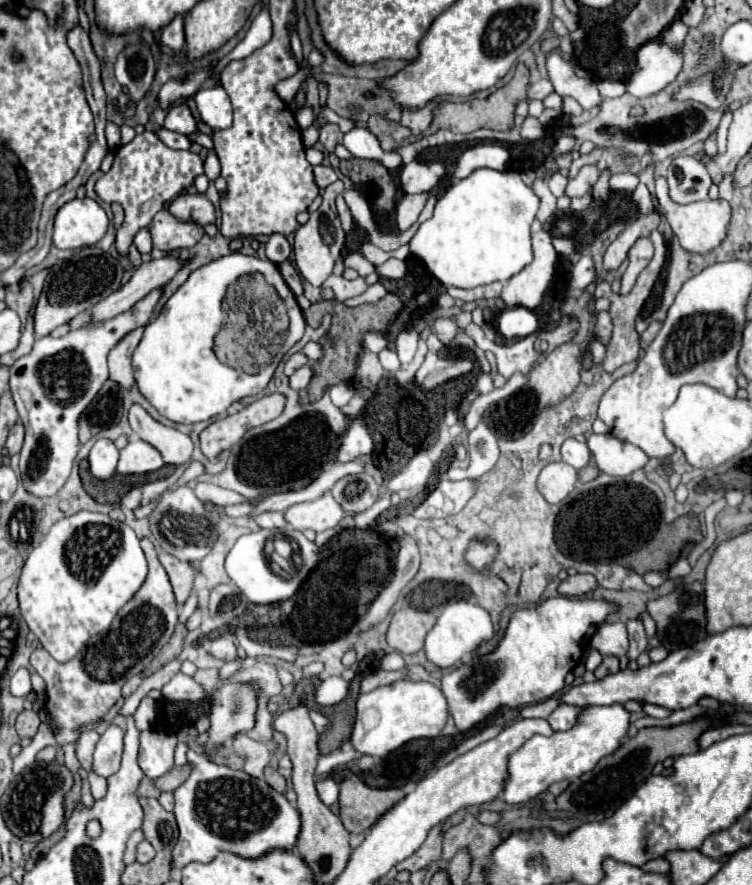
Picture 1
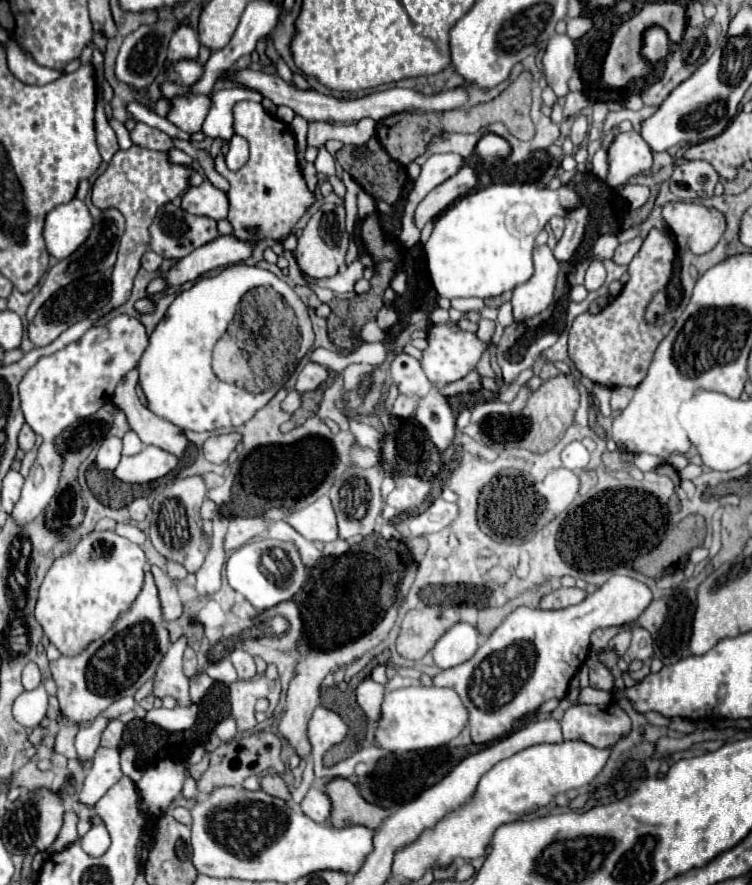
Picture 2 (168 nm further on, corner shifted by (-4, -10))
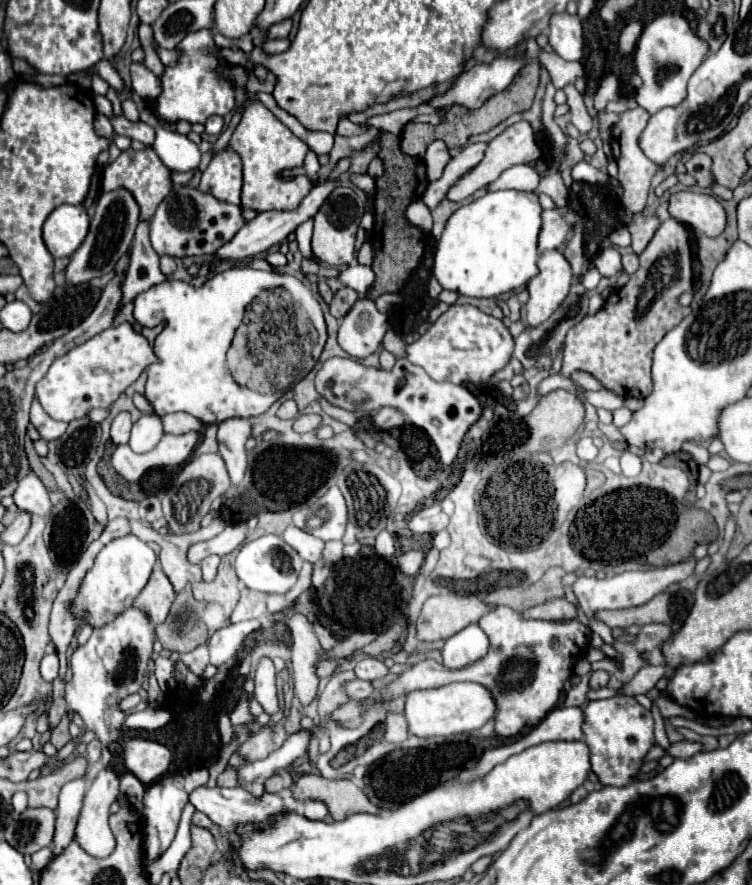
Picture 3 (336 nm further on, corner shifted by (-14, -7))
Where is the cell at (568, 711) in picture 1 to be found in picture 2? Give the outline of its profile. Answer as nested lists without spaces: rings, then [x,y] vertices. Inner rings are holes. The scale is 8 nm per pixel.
[[[610,702],[604,706],[590,706],[590,704],[570,706],[560,724],[562,724],[564,740],[582,740],[594,748],[614,748],[618,740],[622,740],[632,732],[632,720],[620,708],[618,702]]]

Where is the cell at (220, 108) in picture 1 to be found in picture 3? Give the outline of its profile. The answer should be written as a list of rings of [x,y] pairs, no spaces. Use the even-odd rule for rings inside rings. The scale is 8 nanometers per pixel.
[[[214,115],[214,117],[210,117],[210,119],[204,123],[204,127],[206,127],[206,133],[208,133],[208,135],[220,135],[222,129],[224,129],[224,121],[222,121],[220,115]]]

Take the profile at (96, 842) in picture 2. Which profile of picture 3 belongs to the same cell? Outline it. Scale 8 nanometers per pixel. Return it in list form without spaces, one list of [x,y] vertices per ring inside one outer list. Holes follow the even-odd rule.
[[[112,765],[108,767],[102,767],[96,775],[96,779],[92,781],[92,785],[88,787],[86,795],[84,795],[84,807],[82,807],[82,813],[80,813],[80,819],[78,819],[78,827],[76,827],[76,841],[80,843],[80,847],[94,855],[94,857],[108,857],[114,847],[116,847],[116,837],[114,833],[110,831],[110,825],[108,825],[108,817],[110,817],[110,805],[118,799],[120,795],[120,777],[118,773],[112,769]]]

